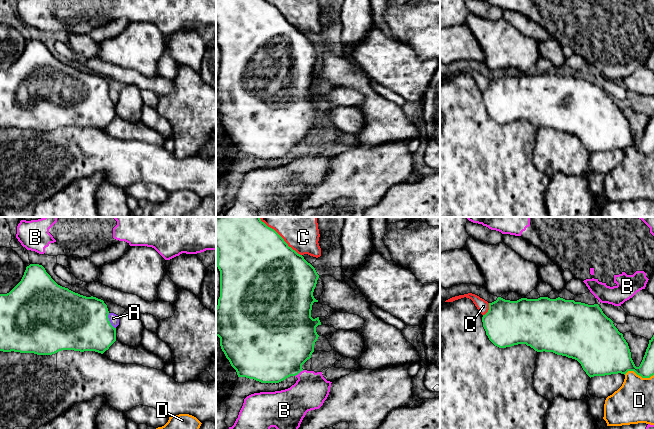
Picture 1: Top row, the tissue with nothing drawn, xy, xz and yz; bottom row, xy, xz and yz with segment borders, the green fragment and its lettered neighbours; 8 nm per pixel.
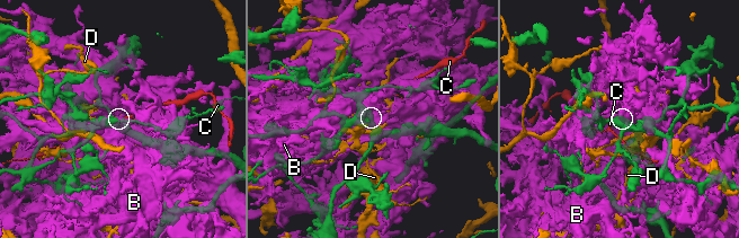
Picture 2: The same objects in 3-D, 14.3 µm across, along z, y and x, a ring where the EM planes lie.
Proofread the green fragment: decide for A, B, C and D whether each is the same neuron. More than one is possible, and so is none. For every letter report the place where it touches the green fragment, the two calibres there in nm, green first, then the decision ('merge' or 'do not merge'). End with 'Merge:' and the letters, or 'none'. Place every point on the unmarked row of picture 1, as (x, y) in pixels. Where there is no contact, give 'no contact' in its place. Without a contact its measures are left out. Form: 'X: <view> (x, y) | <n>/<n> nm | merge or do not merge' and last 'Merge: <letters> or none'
A: xy (109, 97) | 440/80 nm | do not merge
B: xz (299, 148) | 460/280 nm | do not merge
C: xz (283, 16) | 500/240 nm | do not merge
D: yz (639, 151) | 260/320 nm | do not merge
Merge: none

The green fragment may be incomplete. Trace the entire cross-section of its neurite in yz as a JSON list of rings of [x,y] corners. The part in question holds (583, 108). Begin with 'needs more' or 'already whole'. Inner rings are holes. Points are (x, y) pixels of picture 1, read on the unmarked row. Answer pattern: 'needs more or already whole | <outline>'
already whole | [[[498,73],[489,79],[488,88],[482,93],[489,116],[499,124],[526,120],[537,128],[553,128],[577,136],[586,150],[605,152],[634,147],[642,154],[654,151],[654,111],[639,143],[636,143],[628,119],[598,80],[588,81],[563,74],[521,74],[517,77]]]

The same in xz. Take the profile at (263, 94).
already whole | [[[216,0],[216,40],[220,47],[220,73],[216,83],[216,112],[220,114],[220,122],[238,153],[254,155],[261,159],[279,159],[290,152],[298,151],[302,141],[311,134],[314,121],[319,111],[316,103],[321,101],[319,93],[311,93],[312,81],[318,78],[313,72],[319,51],[315,44],[304,33],[288,22],[284,15],[266,0]]]

